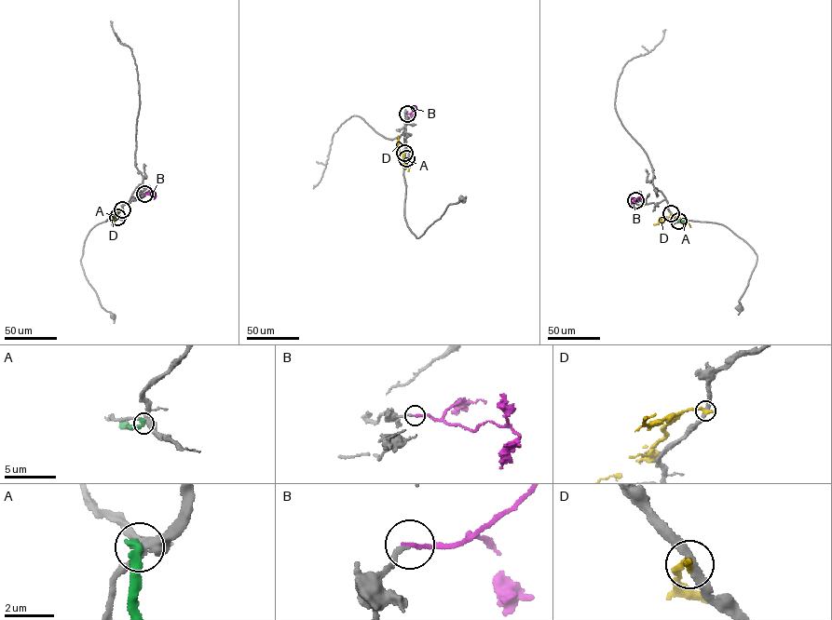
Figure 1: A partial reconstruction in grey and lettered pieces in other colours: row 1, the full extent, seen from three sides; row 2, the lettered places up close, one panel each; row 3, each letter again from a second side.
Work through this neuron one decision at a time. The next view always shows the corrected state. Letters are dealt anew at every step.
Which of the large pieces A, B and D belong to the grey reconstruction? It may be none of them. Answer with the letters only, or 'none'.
B

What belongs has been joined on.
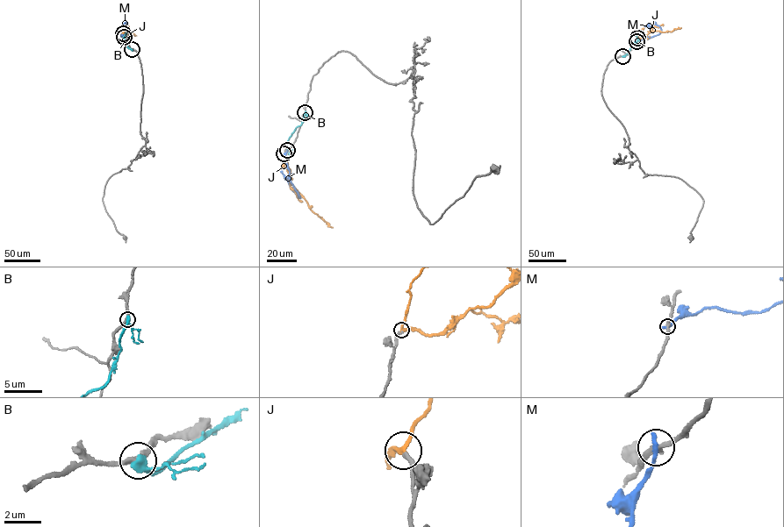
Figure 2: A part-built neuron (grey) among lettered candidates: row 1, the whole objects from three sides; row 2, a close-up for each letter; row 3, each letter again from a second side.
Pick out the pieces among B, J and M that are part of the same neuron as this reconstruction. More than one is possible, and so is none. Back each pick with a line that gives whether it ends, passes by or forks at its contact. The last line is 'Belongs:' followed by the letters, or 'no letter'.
J: It passes by
Belongs: J

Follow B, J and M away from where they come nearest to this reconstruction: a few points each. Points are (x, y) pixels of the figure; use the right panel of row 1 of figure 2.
B: (622, 56), (628, 54), (632, 45), (637, 41), (635, 35)
J: (637, 38), (651, 31), (671, 32), (681, 28)
M: (636, 41), (660, 33), (659, 26), (648, 26), (650, 23)

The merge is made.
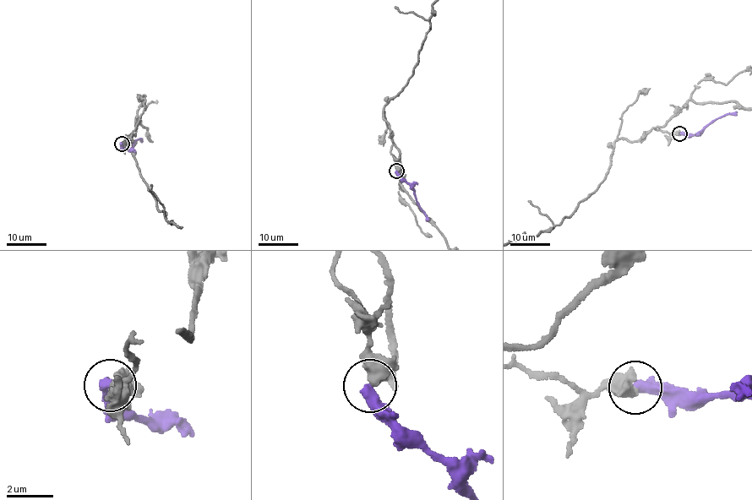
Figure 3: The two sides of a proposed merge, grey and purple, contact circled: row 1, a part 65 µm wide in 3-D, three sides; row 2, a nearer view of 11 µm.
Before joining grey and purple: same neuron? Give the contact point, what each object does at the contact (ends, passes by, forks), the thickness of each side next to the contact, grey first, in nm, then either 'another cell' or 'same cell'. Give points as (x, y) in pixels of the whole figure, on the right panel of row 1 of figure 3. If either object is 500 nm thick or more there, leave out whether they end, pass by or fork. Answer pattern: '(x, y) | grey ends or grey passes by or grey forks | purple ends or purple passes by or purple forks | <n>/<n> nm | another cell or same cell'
(679, 133) | 600/500 nm | another cell

